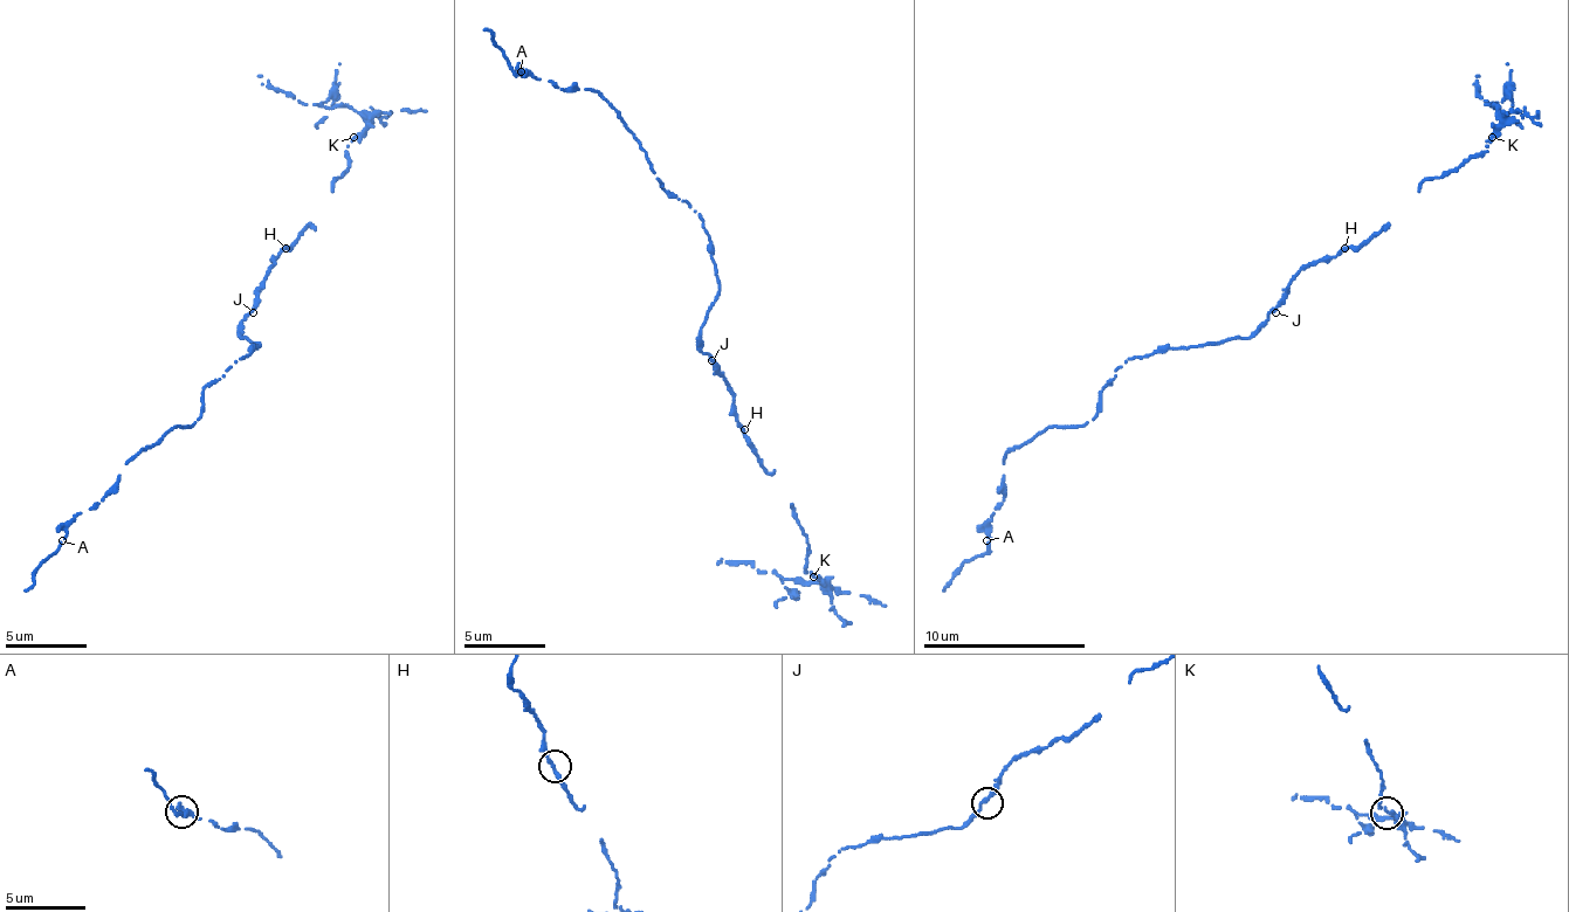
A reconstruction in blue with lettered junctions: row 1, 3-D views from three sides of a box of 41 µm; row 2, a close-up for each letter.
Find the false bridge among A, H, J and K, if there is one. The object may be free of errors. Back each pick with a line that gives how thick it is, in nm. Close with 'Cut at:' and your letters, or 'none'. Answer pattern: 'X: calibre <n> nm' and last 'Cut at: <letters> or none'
K: calibre 260 nm
Cut at: K

